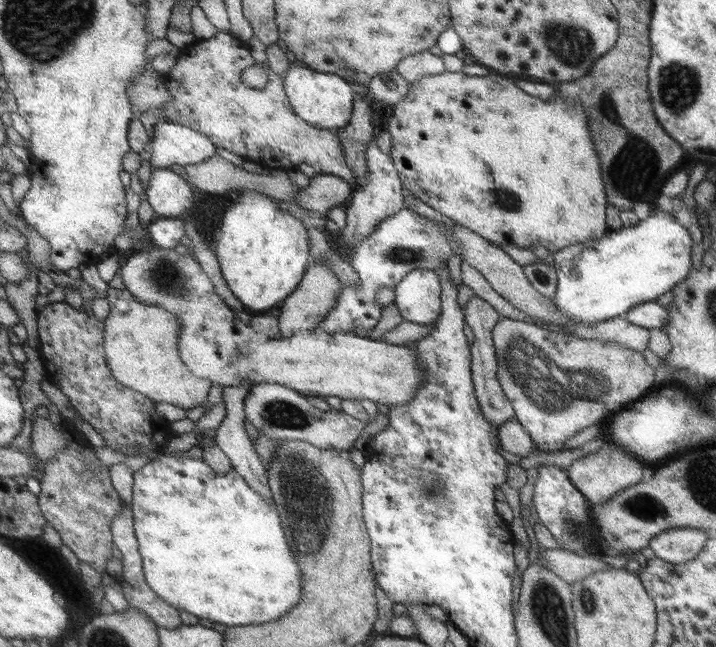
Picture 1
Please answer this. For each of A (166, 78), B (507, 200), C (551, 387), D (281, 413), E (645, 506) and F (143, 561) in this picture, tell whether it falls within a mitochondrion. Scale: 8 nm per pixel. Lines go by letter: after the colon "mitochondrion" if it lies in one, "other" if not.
A: other
B: mitochondrion
C: mitochondrion
D: mitochondrion
E: mitochondrion
F: other

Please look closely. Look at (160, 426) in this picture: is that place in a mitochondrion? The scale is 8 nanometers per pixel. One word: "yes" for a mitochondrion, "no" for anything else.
no

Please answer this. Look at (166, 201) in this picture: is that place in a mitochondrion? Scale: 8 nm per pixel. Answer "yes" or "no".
no

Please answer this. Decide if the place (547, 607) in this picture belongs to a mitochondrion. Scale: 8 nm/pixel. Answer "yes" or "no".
yes

